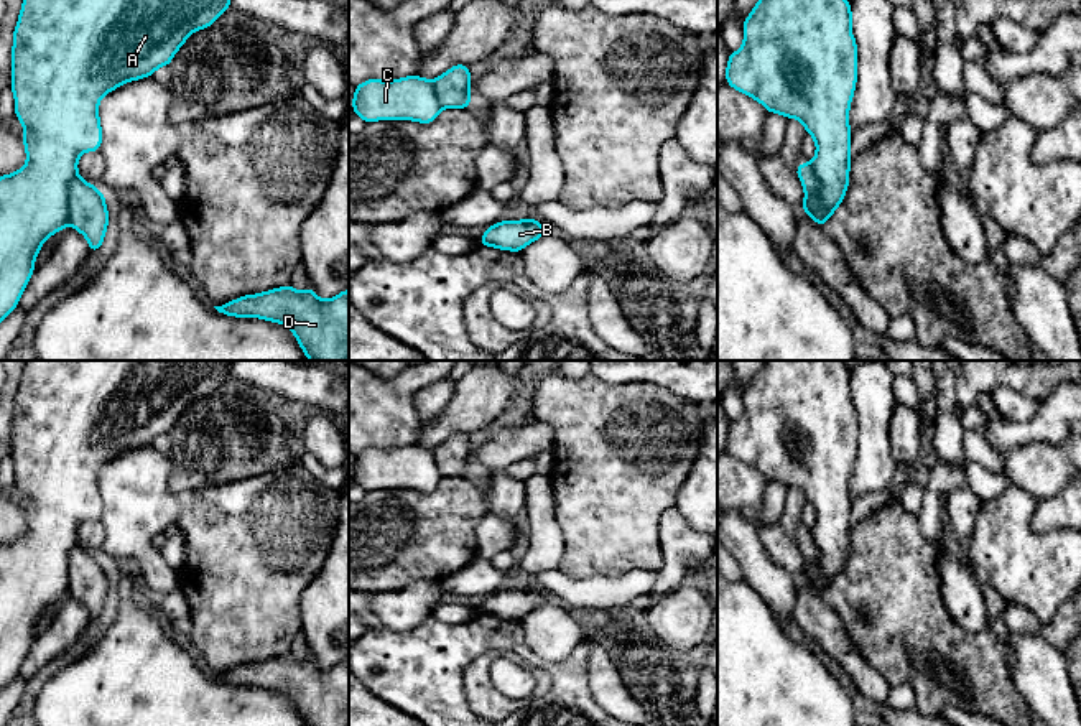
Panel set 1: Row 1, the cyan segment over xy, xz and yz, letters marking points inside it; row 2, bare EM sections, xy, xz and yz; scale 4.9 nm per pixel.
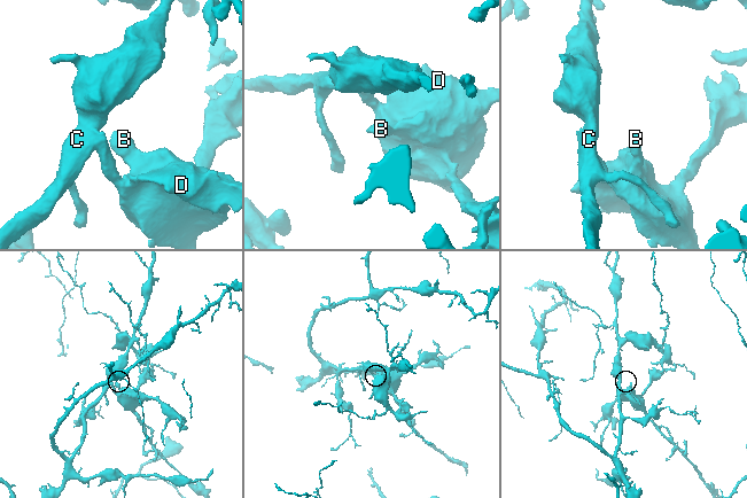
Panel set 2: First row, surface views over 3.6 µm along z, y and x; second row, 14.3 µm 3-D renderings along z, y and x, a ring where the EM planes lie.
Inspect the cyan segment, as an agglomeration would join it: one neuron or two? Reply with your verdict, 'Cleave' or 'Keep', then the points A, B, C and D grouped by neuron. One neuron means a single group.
Cleave. Groups: A C / B D

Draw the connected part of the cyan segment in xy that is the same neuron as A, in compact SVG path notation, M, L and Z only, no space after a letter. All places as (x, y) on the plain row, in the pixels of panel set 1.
M25 361L21 380L13 400L12 451L15 482L23 492L23 514L26 533L12 543L0 545L0 691L18 675L18 670L35 640L35 627L44 609L67 594L69 551L79 545L77 530L86 520L99 520L104 509L99 487L100 468L125 451L153 444L161 435L169 435L173 425L191 402L209 397L225 379L230 377L230 361Z

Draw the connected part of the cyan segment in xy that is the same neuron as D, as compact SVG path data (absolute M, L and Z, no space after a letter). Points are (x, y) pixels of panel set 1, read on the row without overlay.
M286 654L214 677L227 685L288 695L306 726L349 726L349 659L321 668L311 655L298 660Z

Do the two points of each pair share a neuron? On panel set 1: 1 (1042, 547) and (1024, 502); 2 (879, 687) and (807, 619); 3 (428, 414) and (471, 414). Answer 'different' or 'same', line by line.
1: same
2: same
3: different

